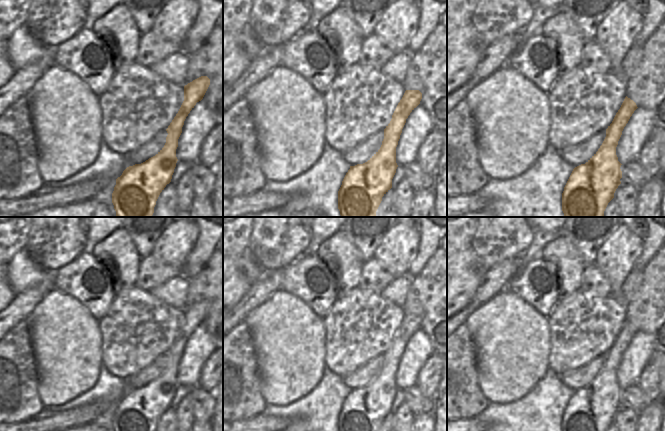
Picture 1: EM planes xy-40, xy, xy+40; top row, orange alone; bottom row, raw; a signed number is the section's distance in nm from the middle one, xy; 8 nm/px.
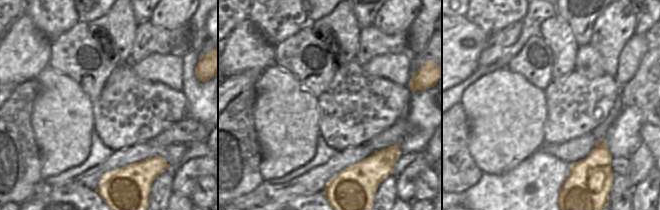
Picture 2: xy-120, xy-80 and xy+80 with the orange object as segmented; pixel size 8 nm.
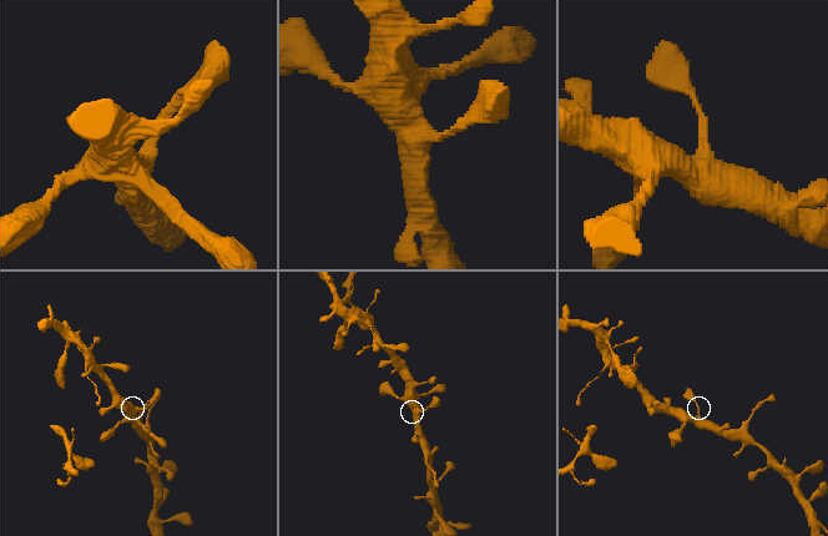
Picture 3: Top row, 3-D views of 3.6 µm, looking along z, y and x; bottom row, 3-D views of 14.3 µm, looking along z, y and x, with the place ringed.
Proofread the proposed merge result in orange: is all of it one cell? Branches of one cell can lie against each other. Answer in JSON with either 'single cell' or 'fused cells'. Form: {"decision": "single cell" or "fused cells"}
{"decision": "single cell"}

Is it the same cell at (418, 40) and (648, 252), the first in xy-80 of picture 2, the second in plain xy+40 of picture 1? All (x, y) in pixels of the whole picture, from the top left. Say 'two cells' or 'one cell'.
one cell

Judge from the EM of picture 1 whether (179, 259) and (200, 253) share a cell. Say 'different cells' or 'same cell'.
different cells

